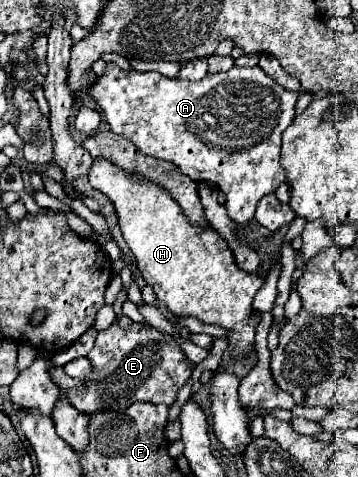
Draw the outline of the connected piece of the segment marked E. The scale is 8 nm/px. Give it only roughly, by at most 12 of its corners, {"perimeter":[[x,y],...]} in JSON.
{"perimeter":[[115,319],[93,373],[49,375],[83,413],[173,405],[195,365],[179,341]]}

